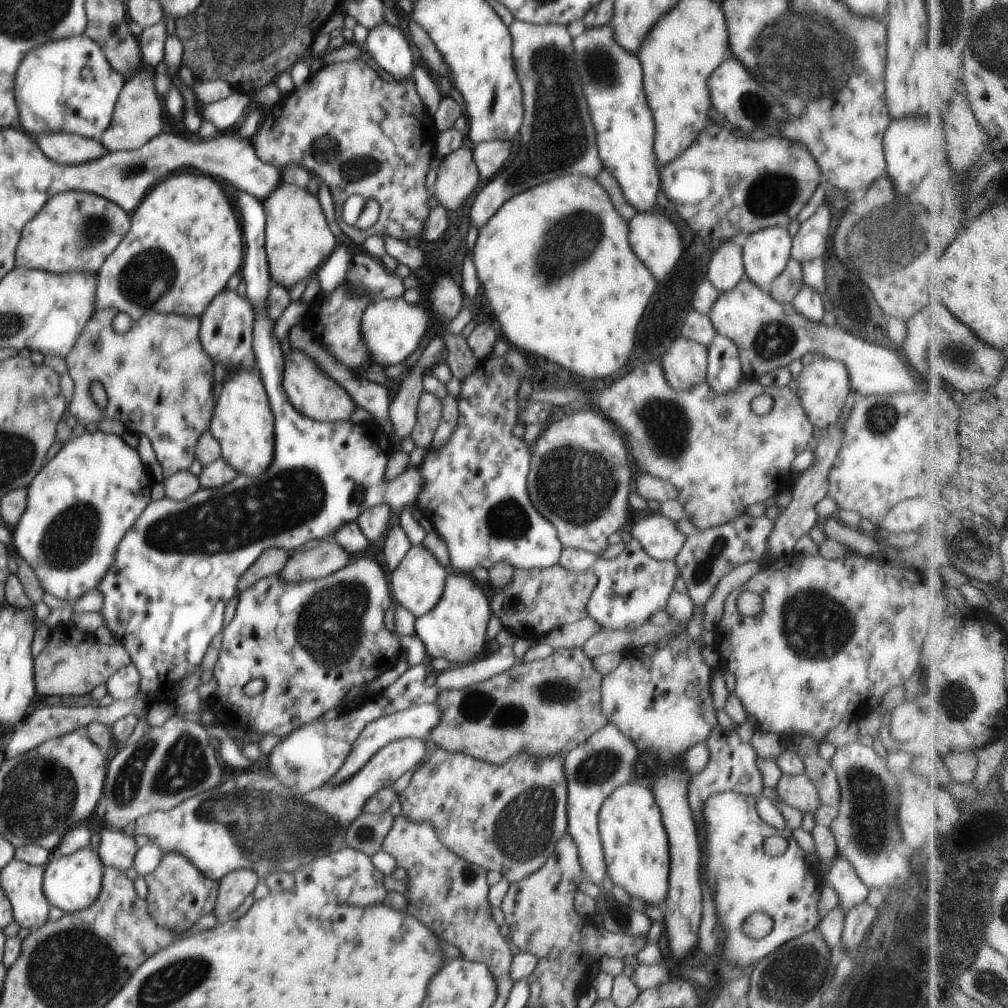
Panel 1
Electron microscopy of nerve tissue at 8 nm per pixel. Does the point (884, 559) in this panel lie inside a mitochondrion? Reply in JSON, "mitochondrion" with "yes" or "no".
{"mitochondrion":"no"}

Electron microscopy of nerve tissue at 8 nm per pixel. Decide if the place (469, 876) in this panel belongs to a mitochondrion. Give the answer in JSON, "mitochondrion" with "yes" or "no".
{"mitochondrion":"yes"}

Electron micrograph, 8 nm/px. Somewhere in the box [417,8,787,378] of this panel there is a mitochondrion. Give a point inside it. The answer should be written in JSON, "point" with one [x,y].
{"point":[557,121]}

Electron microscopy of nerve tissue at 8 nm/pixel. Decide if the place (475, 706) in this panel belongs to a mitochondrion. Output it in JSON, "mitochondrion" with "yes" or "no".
{"mitochondrion":"yes"}

